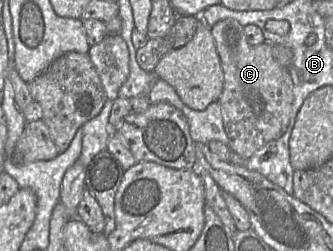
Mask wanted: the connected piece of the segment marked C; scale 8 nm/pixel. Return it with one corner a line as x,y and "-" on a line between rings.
221,20
210,30
224,73
223,90
218,102
221,107
225,132
229,138
229,148
244,159
250,159
257,150
267,143
279,139
286,132
294,100
293,82
288,69
274,57
272,45
266,41
260,45
250,45
247,42
244,27
238,21

